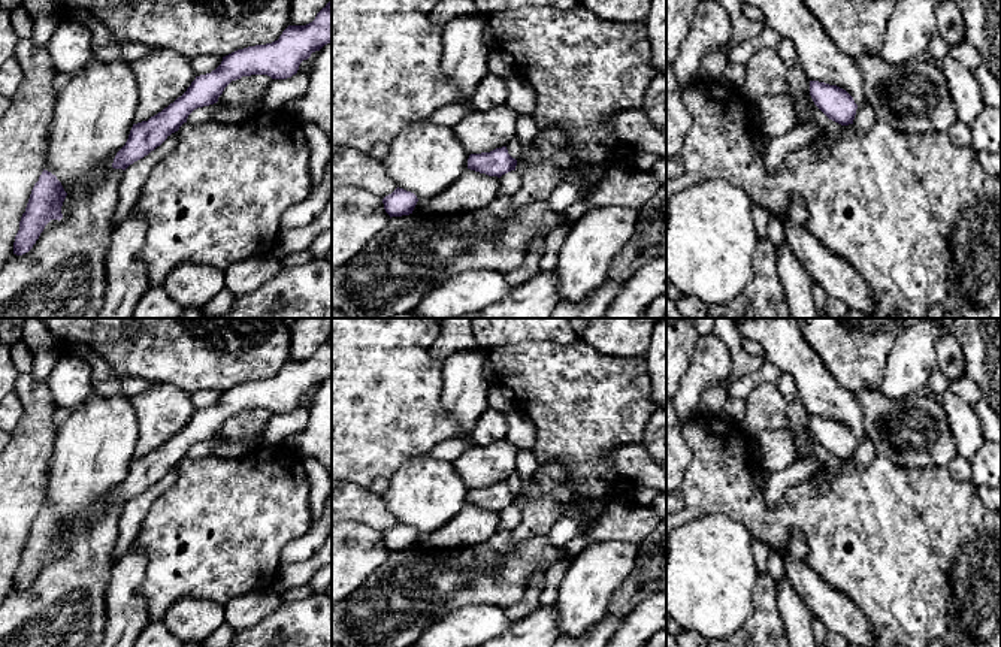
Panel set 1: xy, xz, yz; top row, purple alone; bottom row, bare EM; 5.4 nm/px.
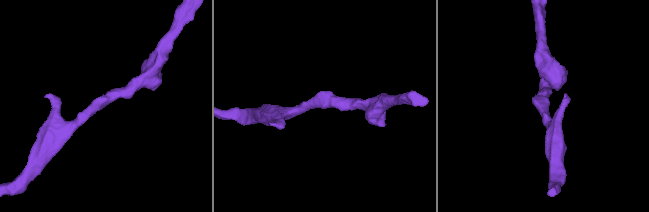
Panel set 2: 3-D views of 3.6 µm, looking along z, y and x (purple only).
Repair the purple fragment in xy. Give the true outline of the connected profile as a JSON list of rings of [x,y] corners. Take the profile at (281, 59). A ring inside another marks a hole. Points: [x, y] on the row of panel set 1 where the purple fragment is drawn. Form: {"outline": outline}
{"outline": [[[332,0],[306,25],[288,25],[278,40],[248,46],[223,57],[211,73],[196,76],[187,91],[148,121],[133,124],[125,145],[117,152],[112,167],[125,170],[160,146],[187,123],[188,115],[218,102],[224,88],[242,76],[267,75],[287,79],[297,73],[303,60],[332,42]]]}

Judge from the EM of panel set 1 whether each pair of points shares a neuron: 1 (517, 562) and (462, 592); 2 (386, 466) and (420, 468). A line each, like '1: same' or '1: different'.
1: same
2: different

